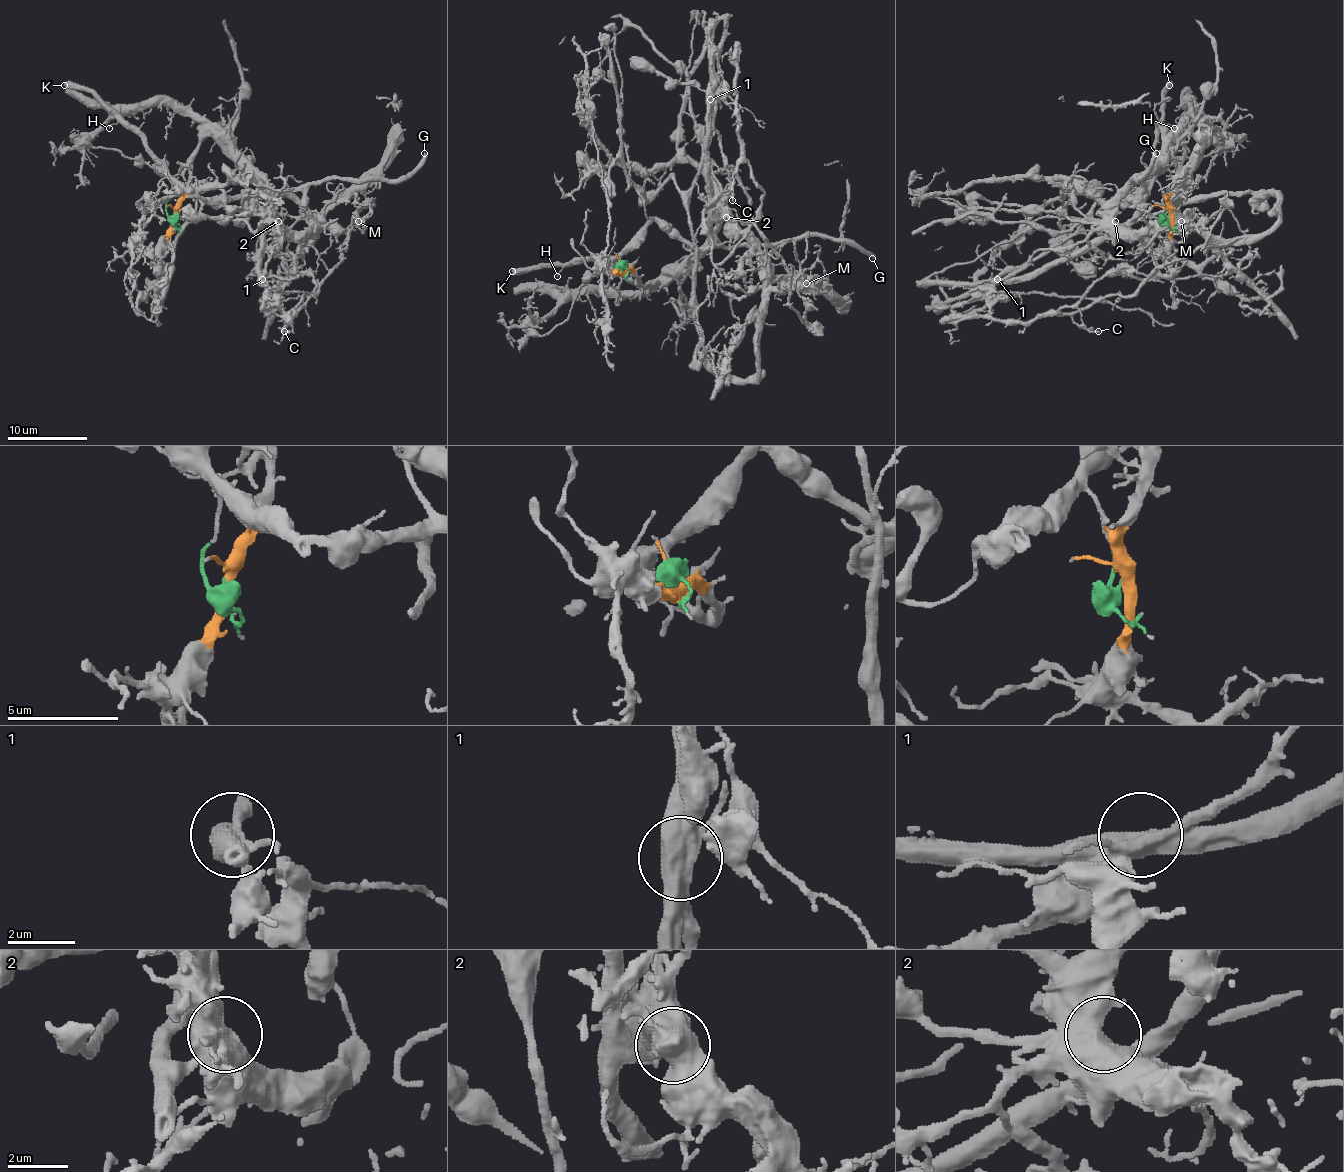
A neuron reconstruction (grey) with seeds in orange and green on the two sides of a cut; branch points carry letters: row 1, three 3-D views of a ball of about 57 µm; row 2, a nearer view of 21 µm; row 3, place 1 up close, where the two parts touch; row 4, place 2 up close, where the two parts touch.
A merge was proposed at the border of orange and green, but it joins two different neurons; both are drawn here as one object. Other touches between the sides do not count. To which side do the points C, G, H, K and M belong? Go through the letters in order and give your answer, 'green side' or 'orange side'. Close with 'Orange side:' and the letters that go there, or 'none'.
C: green side
G: green side
H: green side
K: green side
M: orange side
Orange side: M

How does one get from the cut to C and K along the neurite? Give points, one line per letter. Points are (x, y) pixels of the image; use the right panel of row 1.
C: (1169, 215), (1144, 181), (1118, 197), (1146, 197), (1130, 219), (958, 285), (998, 319), (1098, 331)
K: (1169, 215), (1167, 217), (1167, 201), (1159, 181), (1155, 145), (1169, 84)

